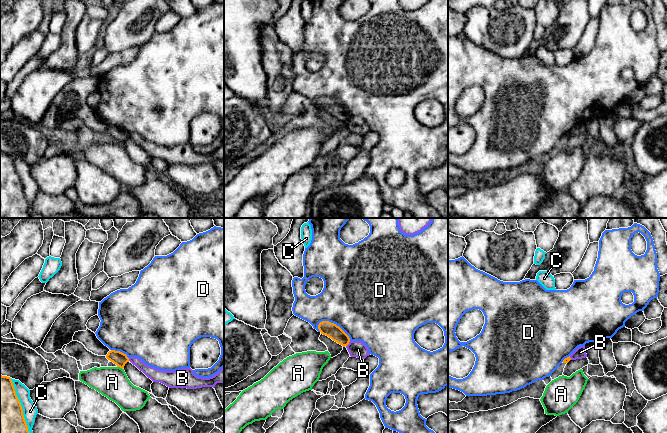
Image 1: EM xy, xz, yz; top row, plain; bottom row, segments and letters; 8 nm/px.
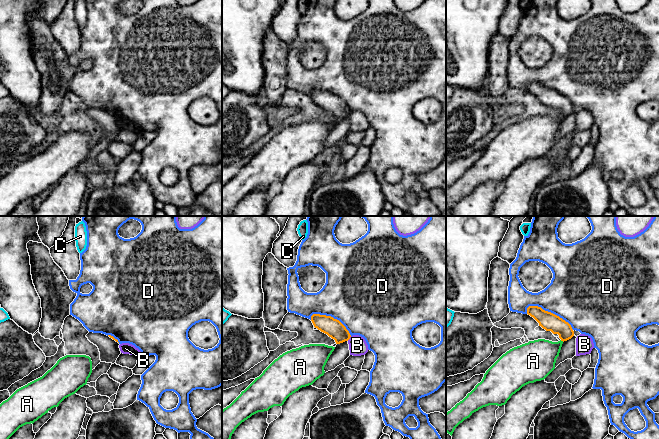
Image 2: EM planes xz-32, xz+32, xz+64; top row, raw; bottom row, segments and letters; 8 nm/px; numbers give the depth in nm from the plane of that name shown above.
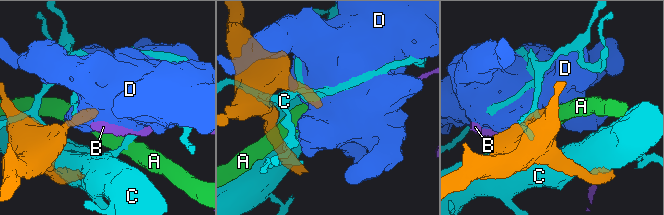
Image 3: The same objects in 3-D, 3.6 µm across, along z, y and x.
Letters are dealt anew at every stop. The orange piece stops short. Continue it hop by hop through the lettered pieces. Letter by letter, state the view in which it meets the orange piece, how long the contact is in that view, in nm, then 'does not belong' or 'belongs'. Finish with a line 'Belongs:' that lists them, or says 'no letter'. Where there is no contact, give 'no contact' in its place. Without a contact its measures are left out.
A: meets orange in xy; contact 50 nm long; does not belong
B: meets orange in xz; contact 60 nm long; does not belong
C: meets orange in xy; contact 460 nm long; does not belong
D: meets orange in xz; contact 300 nm long; does not belong
Belongs: no letter

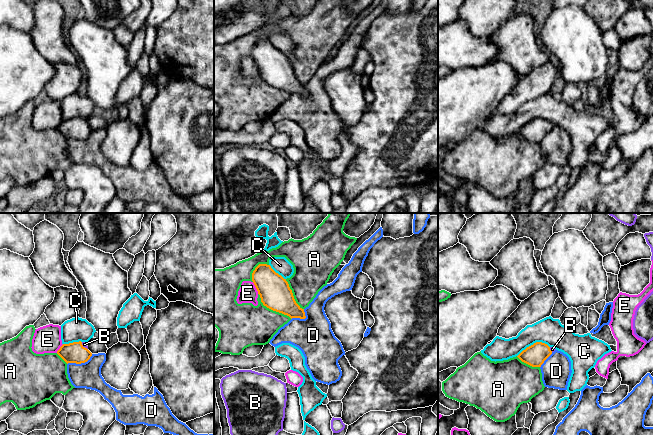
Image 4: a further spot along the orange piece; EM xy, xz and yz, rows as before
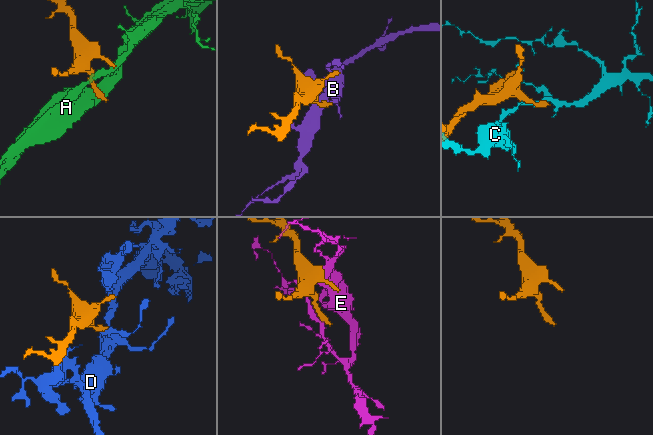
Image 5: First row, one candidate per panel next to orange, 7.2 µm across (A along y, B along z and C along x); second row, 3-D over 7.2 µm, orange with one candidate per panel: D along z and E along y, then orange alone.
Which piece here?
A: meets orange in xz; contact 340 nm long; does not belong
B: meets orange in xy; contact 80 nm long; belongs
C: meets orange in yz; contact 280 nm long; does not belong
D: meets orange in xy; contact 220 nm long; does not belong
E: meets orange in xz; contact 110 nm long; does not belong
Belongs: B

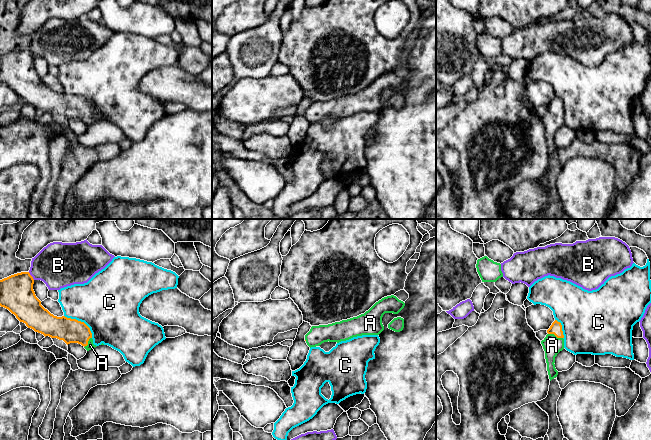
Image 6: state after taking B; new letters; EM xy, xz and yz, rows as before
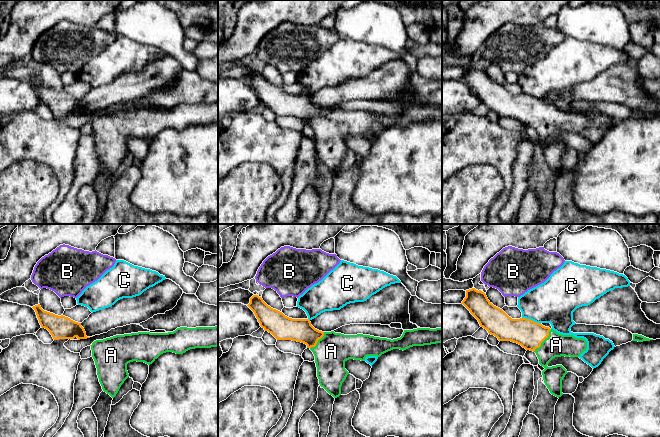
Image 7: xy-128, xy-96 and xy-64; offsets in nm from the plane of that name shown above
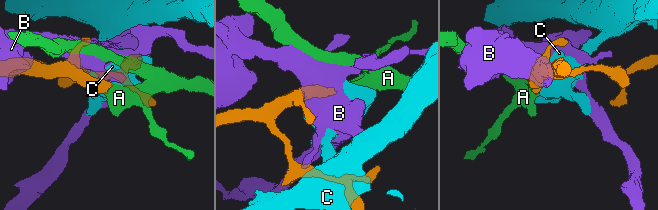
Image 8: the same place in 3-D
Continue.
A: meets orange in yz; contact 130 nm long; belongs
B: meets orange in xy; contact 80 nm long; does not belong
C: meets orange in xy; contact 300 nm long; does not belong
Belongs: A

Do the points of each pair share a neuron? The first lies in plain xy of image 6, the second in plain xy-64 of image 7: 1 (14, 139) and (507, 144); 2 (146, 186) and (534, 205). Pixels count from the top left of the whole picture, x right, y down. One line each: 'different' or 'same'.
1: same
2: different

